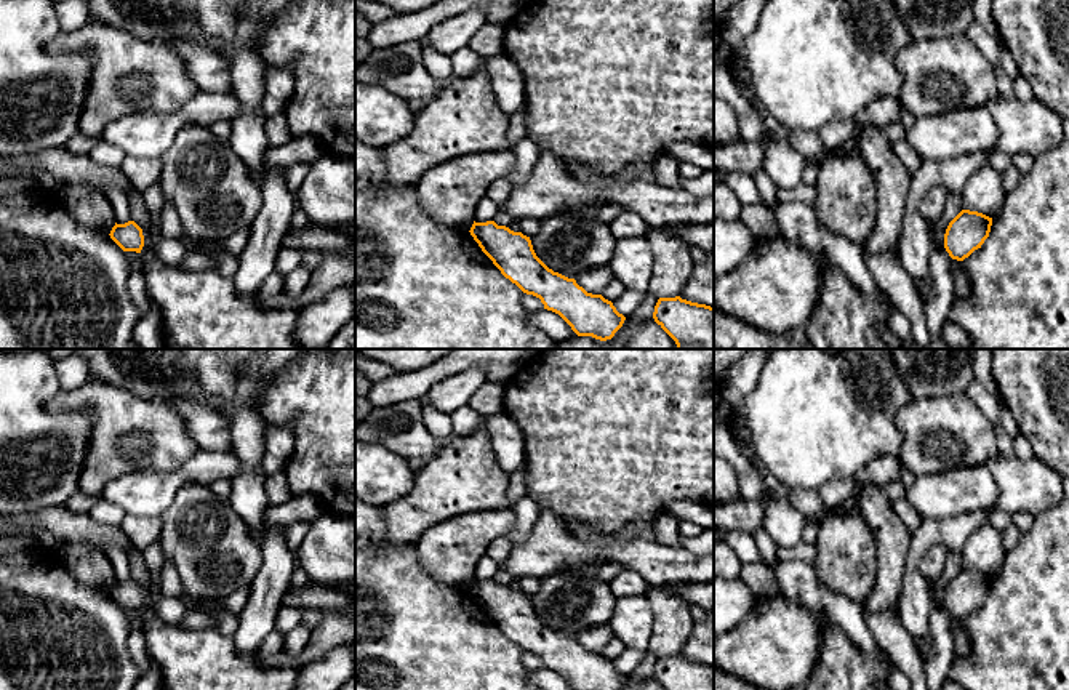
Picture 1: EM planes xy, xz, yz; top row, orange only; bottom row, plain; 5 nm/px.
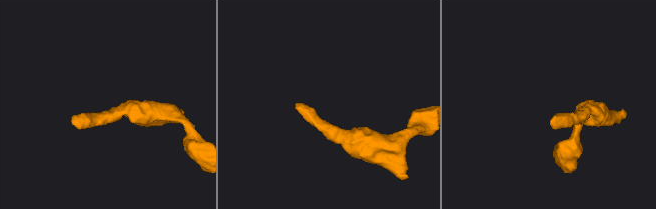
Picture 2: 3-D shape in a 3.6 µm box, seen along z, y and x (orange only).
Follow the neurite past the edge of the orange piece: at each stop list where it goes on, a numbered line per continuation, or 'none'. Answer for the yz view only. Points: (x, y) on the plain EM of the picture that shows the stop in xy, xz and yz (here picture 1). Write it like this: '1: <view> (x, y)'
none

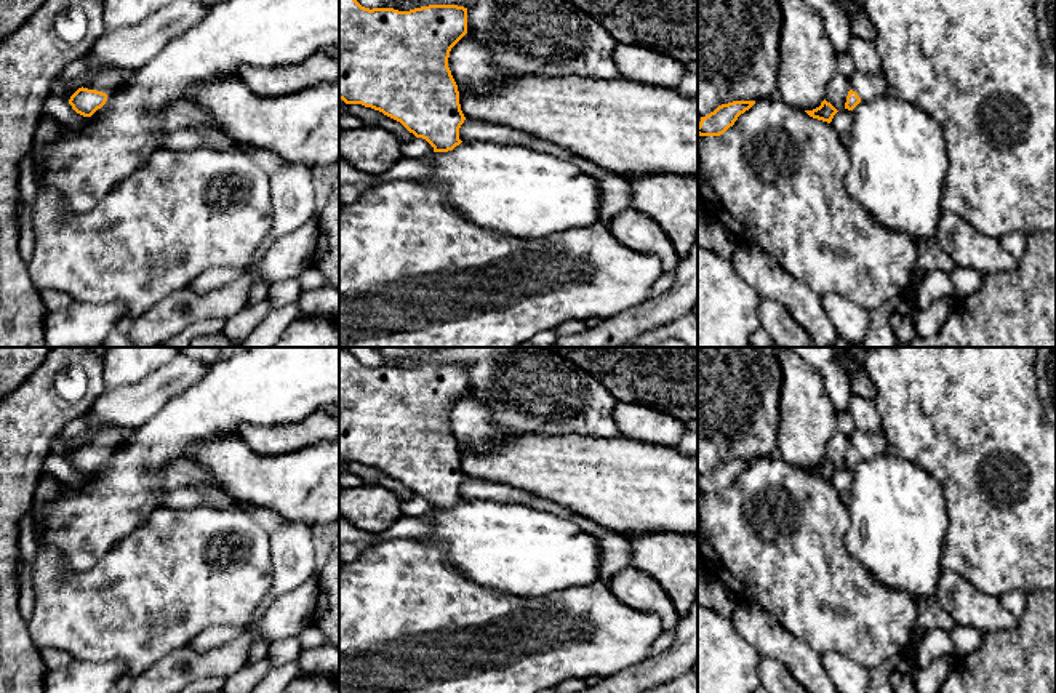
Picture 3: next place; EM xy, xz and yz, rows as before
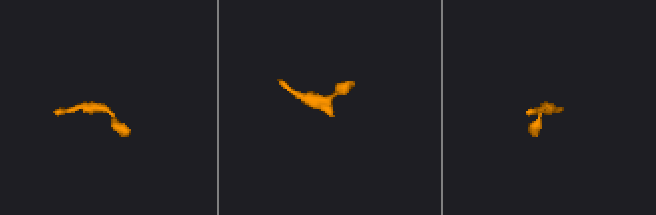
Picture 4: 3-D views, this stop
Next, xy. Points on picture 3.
1: xy (109, 439)

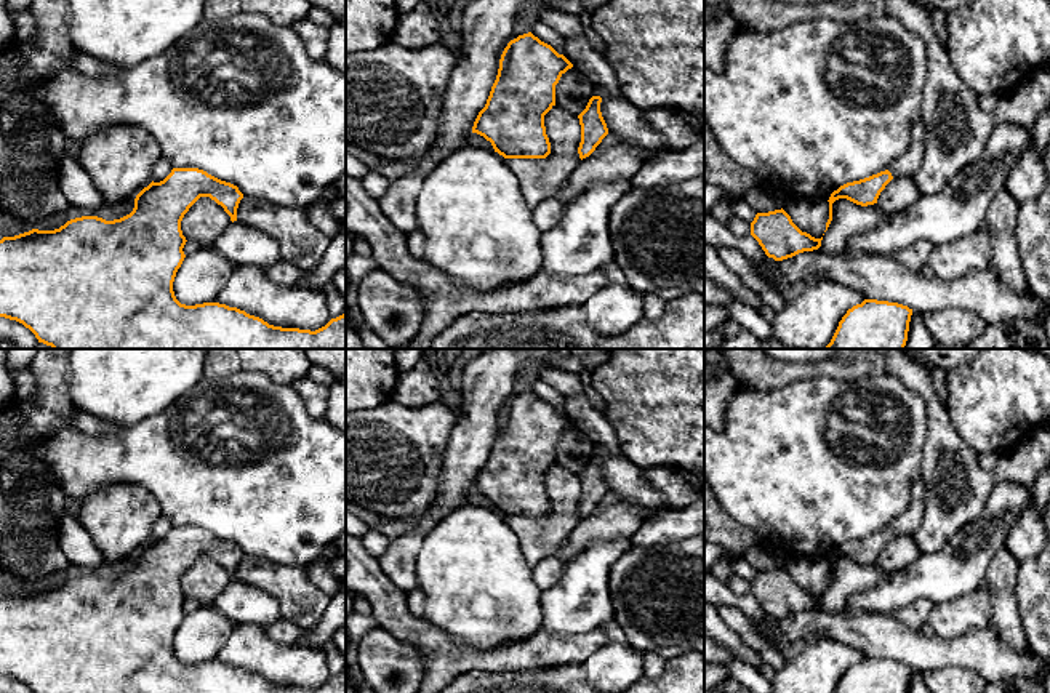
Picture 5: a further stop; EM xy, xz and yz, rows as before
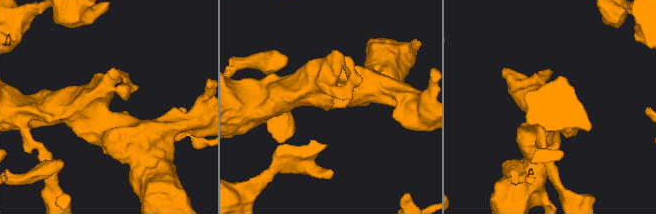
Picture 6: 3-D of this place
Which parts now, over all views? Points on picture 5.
1: yz (908, 522)

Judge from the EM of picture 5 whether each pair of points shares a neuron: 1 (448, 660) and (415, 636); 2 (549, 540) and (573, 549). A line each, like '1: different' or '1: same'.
1: same
2: different

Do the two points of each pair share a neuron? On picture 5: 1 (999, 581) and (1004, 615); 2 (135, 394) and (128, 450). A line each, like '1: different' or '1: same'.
1: same
2: different

